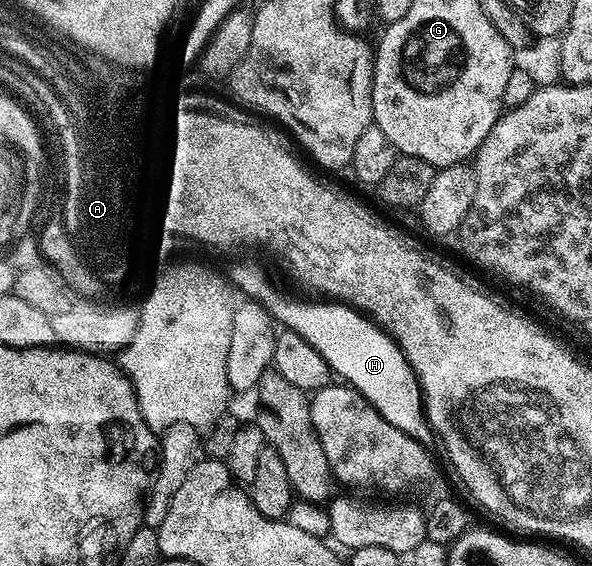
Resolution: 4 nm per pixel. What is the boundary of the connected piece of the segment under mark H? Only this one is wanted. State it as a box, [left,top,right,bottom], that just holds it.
[228,263,435,447]

